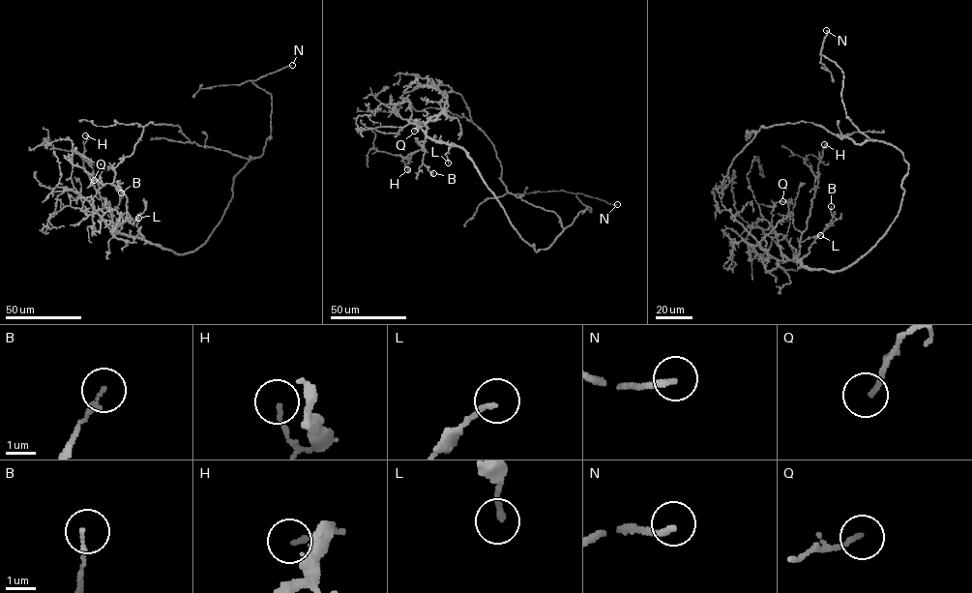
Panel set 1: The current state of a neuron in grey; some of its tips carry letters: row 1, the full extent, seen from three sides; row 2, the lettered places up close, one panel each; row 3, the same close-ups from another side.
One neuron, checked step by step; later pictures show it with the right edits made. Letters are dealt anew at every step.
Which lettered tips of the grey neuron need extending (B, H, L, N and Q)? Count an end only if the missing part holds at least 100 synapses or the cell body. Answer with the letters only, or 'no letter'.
N

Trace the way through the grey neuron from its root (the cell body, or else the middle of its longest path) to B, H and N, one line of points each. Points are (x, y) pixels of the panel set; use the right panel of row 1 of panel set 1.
B: (904, 192), (895, 221), (867, 252), (839, 270), (808, 268), (795, 259), (800, 243), (822, 232), (831, 206)
H: (904, 192), (889, 228), (856, 261), (834, 271), (803, 266), (795, 259), (817, 185), (824, 144)
N: (904, 192), (901, 181), (908, 164), (902, 153), (868, 137), (846, 116), (843, 72), (820, 54), (826, 30)

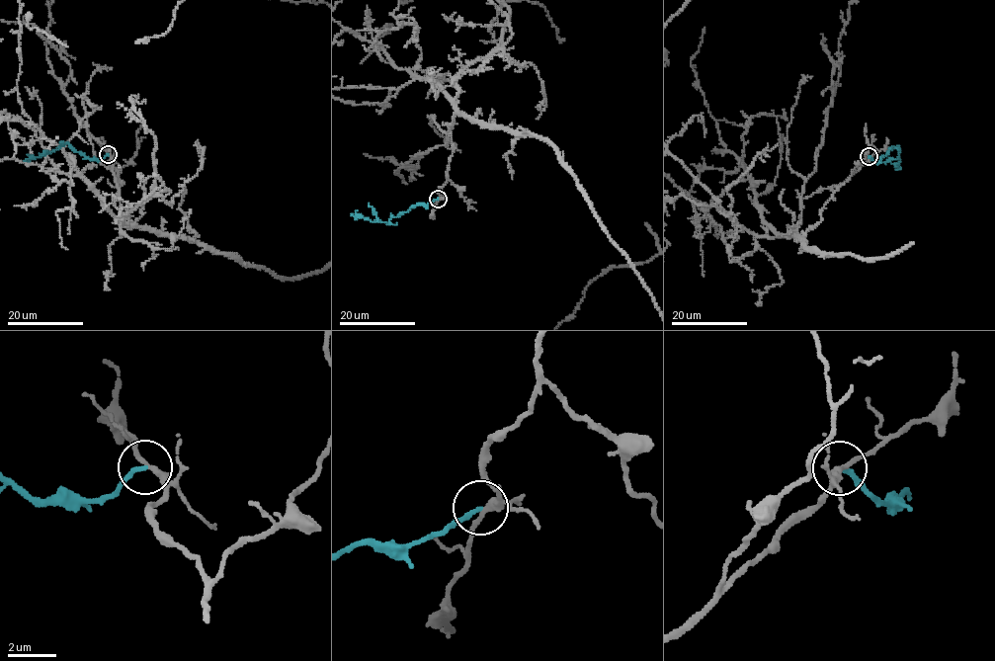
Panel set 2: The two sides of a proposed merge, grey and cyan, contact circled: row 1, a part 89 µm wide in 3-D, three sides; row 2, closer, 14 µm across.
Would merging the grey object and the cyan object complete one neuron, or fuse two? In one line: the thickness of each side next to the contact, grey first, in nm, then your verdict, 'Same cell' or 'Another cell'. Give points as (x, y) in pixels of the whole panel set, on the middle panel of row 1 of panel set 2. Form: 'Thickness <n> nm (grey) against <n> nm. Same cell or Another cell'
Thickness 280 nm (grey) against 180 nm. Another cell

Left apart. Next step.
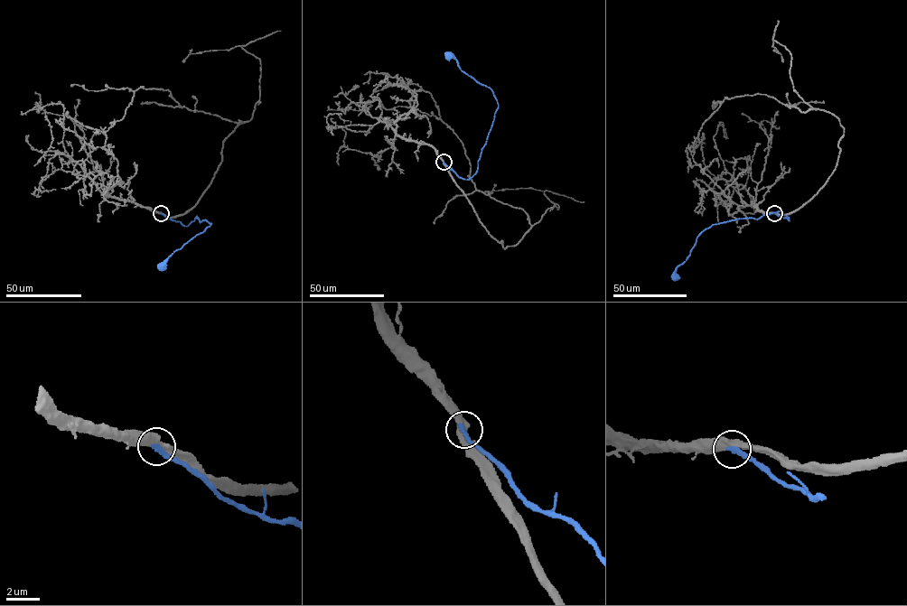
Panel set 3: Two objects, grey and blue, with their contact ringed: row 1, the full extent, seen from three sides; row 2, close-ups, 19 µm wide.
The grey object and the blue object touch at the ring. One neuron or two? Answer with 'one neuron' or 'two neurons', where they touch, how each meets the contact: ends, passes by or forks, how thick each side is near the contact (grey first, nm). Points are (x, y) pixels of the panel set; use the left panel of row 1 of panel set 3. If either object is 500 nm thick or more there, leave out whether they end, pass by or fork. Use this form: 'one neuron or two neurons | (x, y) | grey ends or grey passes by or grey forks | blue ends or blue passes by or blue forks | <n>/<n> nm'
one neuron | (161, 213) | grey passes by | blue ends | 440/320 nm

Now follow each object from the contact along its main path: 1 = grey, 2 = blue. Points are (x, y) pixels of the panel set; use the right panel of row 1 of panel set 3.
1: (774, 213), (791, 213), (824, 184), (840, 150), (839, 119), (756, 94), (724, 98), (693, 150), (702, 133)
2: (773, 213), (789, 220), (780, 211), (706, 228), (677, 268), (675, 277)

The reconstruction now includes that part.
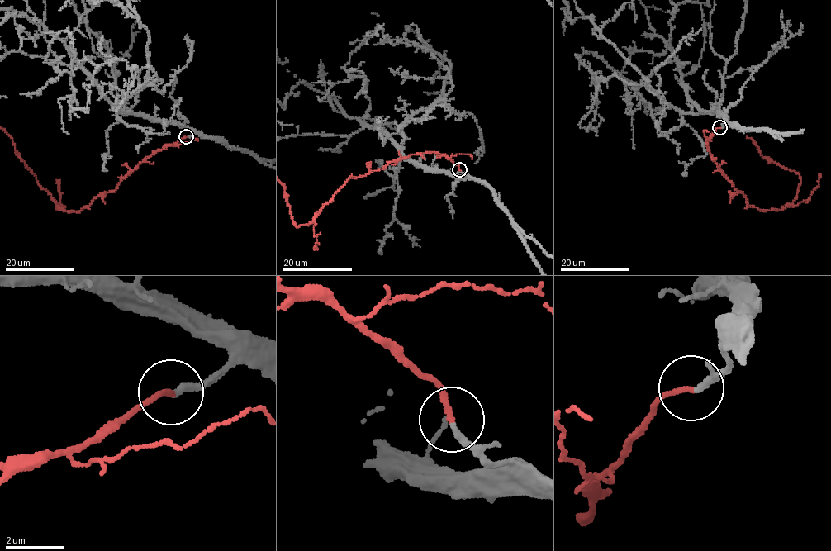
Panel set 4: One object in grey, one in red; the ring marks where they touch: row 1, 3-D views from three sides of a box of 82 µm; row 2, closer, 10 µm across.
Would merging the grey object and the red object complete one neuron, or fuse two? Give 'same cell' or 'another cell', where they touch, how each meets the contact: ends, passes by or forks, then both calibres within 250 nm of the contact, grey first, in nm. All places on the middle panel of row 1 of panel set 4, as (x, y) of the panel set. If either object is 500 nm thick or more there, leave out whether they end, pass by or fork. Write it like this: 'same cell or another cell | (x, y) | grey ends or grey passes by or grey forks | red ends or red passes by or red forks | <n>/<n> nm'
same cell | (459, 169) | grey ends | red ends | 220/170 nm

